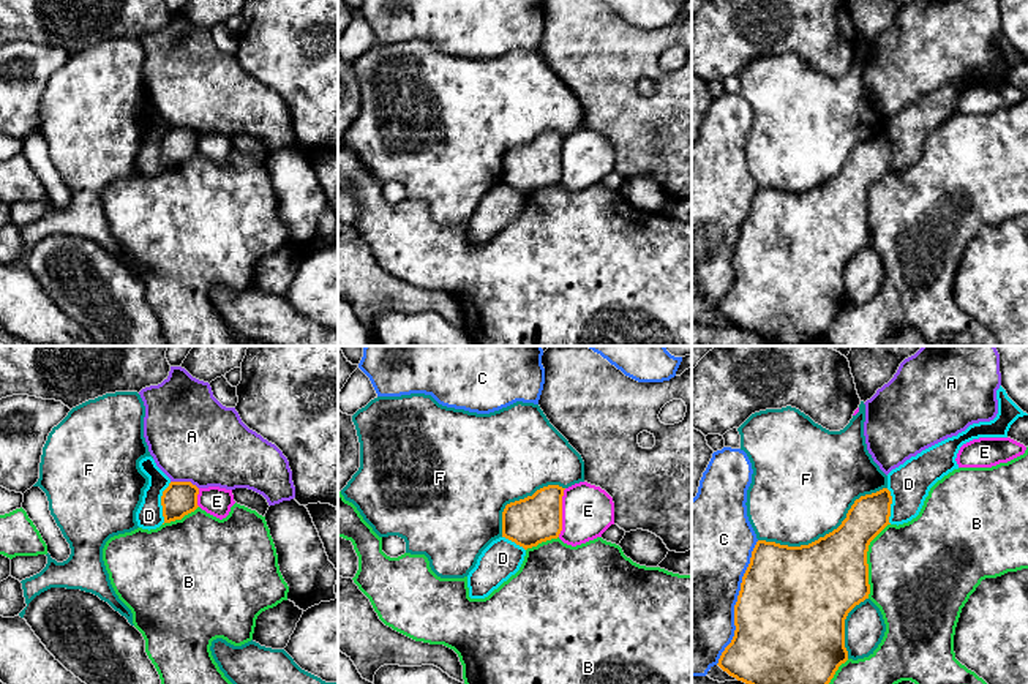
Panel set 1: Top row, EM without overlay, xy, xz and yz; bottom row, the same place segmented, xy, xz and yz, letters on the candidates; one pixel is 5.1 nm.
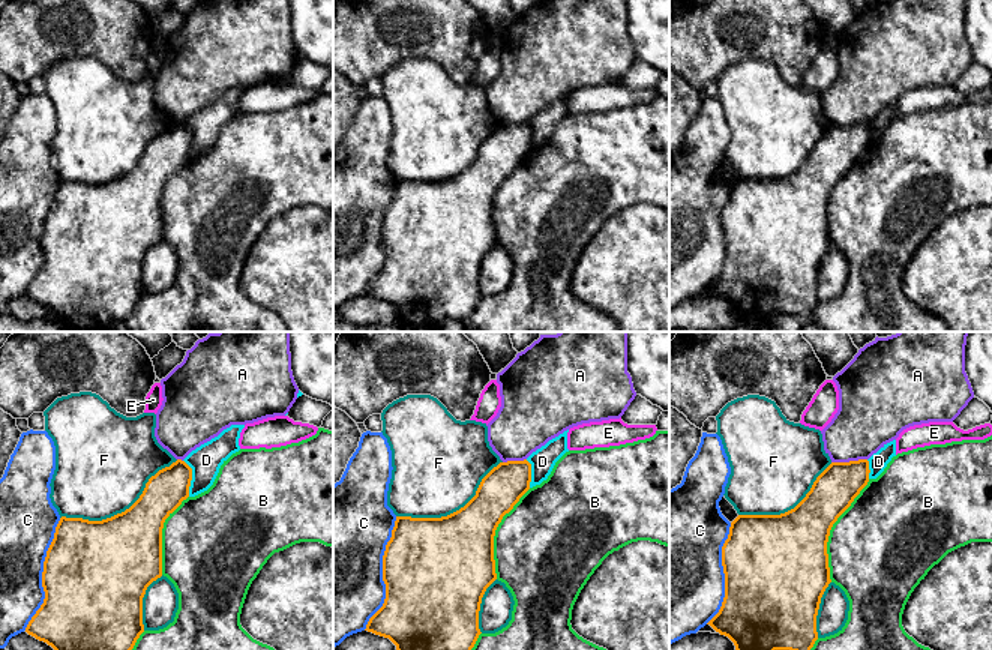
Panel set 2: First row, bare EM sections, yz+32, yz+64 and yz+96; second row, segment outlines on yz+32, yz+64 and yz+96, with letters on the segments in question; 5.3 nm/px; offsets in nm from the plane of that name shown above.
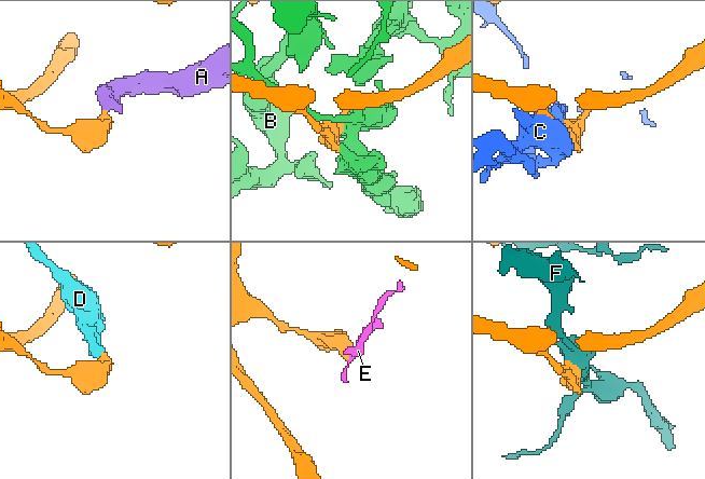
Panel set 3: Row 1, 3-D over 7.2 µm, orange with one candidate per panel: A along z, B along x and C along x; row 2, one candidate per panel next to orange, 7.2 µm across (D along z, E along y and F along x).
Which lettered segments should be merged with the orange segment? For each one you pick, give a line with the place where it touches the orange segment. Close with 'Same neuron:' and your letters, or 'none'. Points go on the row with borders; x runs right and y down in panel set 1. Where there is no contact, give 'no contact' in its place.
Same neuron: none

